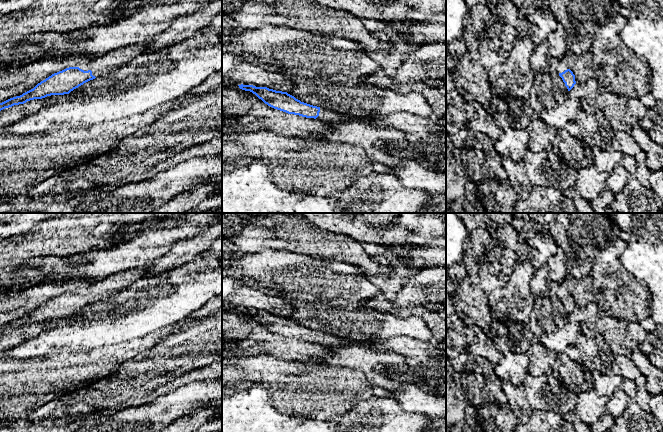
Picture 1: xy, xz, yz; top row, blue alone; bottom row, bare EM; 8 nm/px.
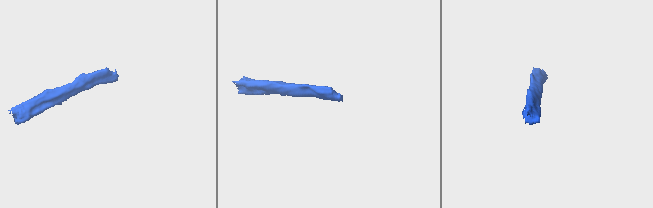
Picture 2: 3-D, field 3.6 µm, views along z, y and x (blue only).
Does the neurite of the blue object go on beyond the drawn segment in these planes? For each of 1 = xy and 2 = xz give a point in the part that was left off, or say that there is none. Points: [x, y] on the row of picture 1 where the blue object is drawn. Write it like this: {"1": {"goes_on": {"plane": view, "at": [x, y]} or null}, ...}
{"1": {"goes_on": {"plane": "xy", "at": [100, 65]}}, "2": {"goes_on": {"plane": "xz", "at": [325, 115]}}}

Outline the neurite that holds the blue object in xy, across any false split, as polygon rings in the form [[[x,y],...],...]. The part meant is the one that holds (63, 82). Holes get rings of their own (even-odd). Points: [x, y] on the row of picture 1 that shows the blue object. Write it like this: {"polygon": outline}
{"polygon": [[[147,42],[130,45],[94,57],[89,62],[81,63],[77,67],[66,68],[52,74],[22,95],[0,103],[0,111],[34,99],[42,99],[51,95],[69,94],[84,83],[103,76],[111,70],[129,63],[140,54],[150,51],[153,50],[147,48]]]}

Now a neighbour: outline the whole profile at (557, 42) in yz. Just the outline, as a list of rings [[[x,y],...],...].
[[[558,24],[556,30],[550,33],[547,42],[549,44],[549,57],[562,59],[568,51],[566,30],[561,24]]]

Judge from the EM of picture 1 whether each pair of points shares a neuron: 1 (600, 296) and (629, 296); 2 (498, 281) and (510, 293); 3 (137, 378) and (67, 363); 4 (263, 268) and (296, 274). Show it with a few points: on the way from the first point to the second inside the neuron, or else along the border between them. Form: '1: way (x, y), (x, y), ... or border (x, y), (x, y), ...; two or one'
1: way (607, 296), (622, 296); one
2: border (508, 277), (502, 285), (490, 292); two
3: border (124, 362), (108, 375), (90, 382); two
4: way (271, 271), (288, 274); one

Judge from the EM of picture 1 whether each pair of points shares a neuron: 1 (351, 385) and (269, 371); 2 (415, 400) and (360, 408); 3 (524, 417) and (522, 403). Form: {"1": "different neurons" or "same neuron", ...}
{"1": "same neuron", "2": "different neurons", "3": "same neuron"}

